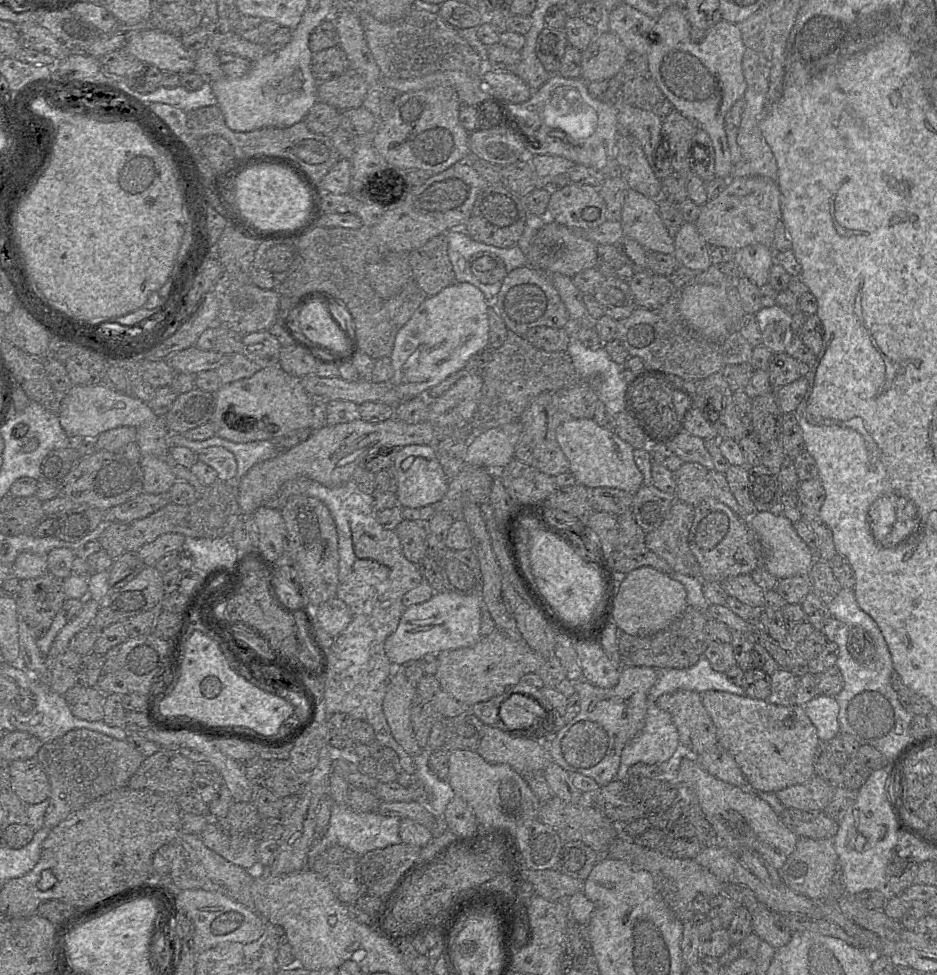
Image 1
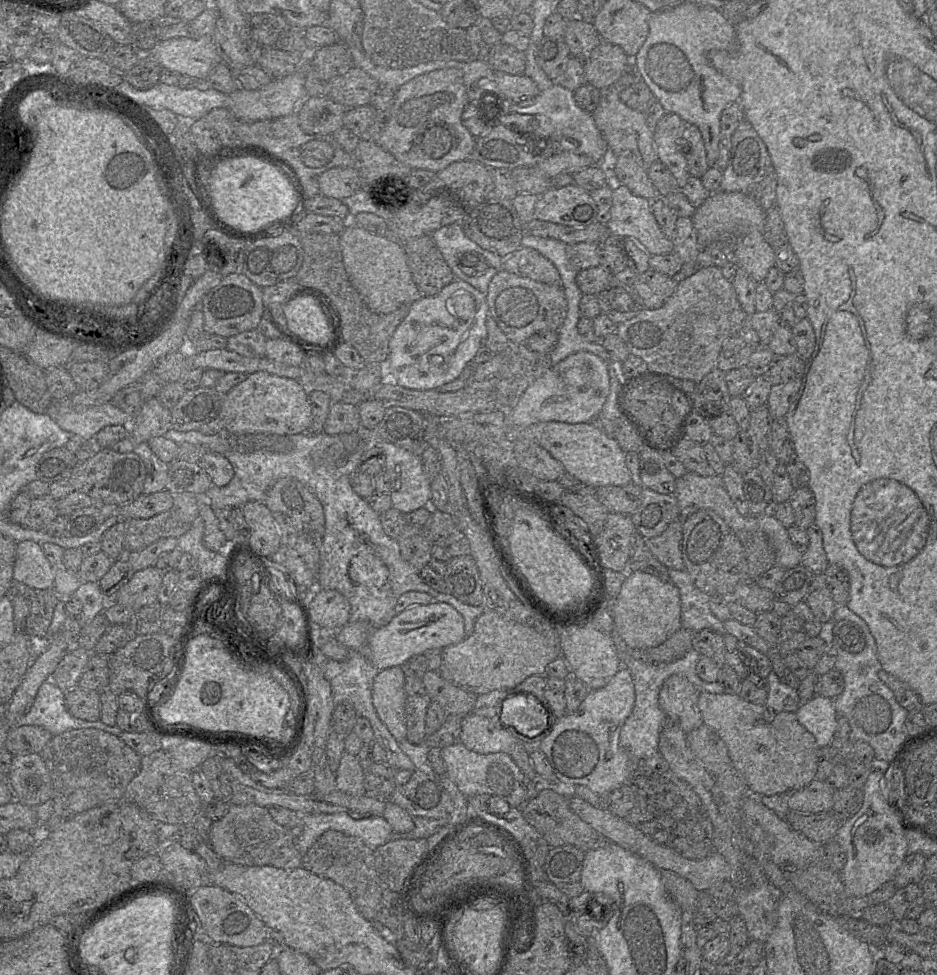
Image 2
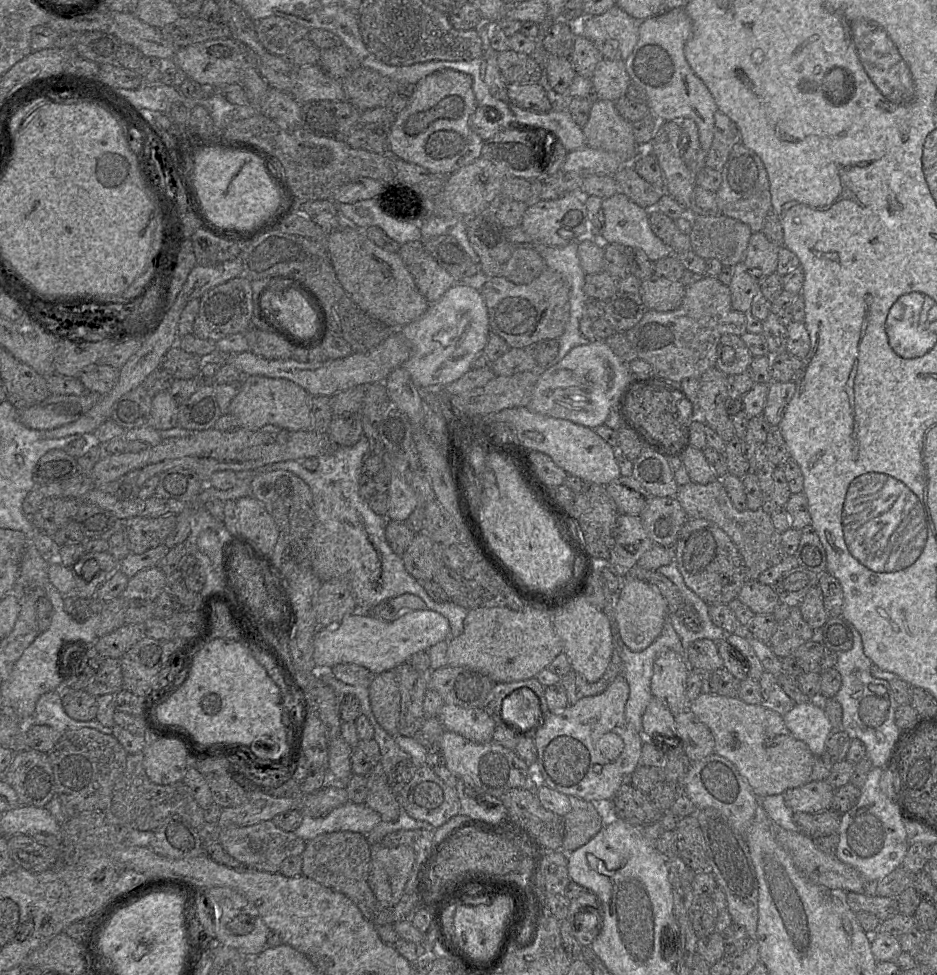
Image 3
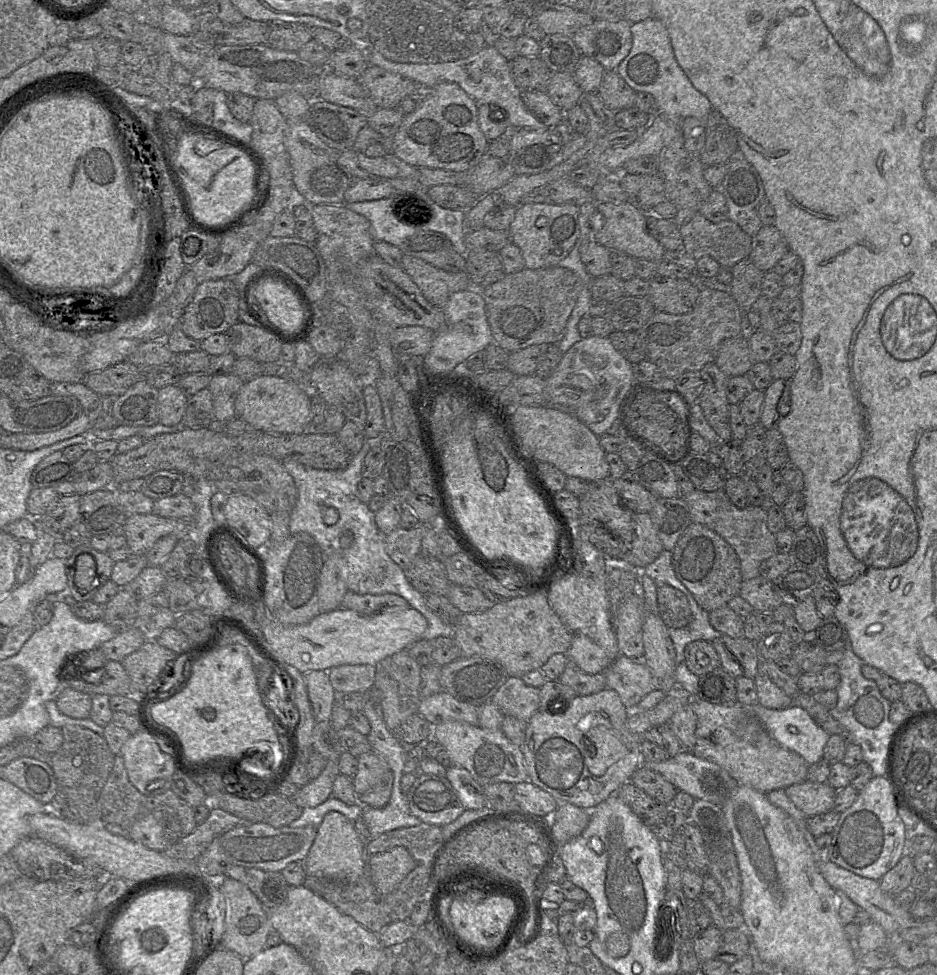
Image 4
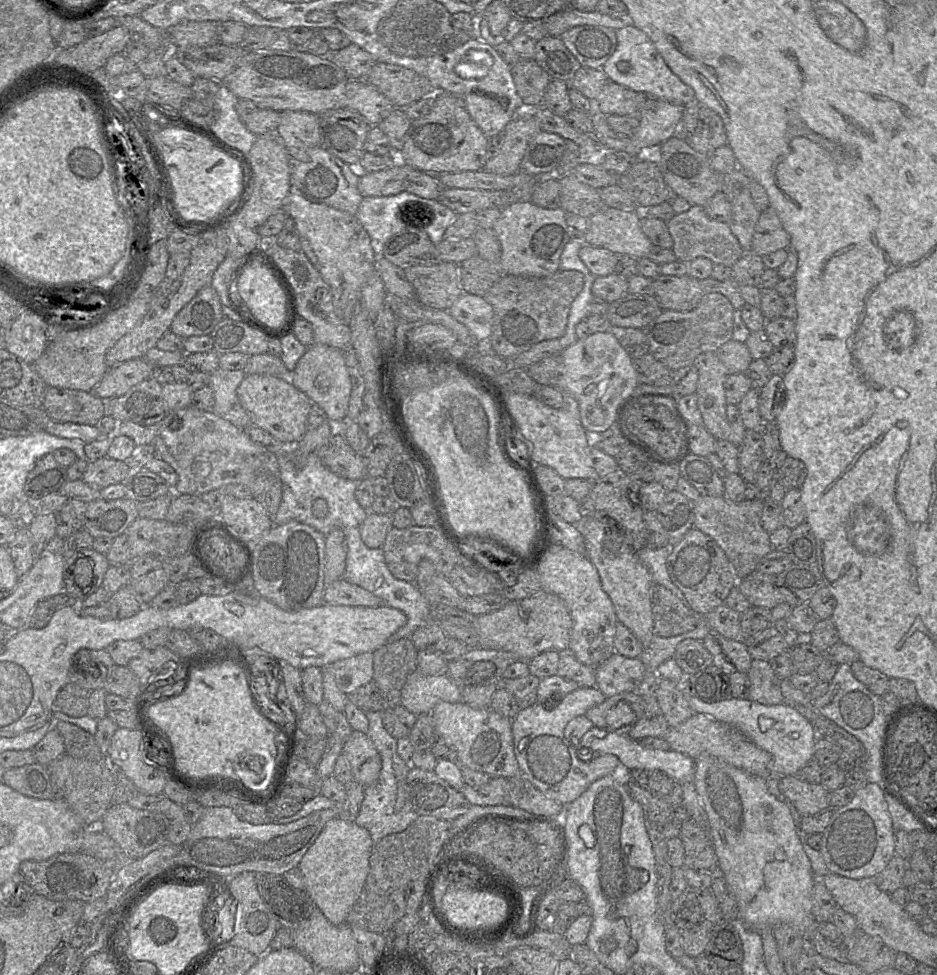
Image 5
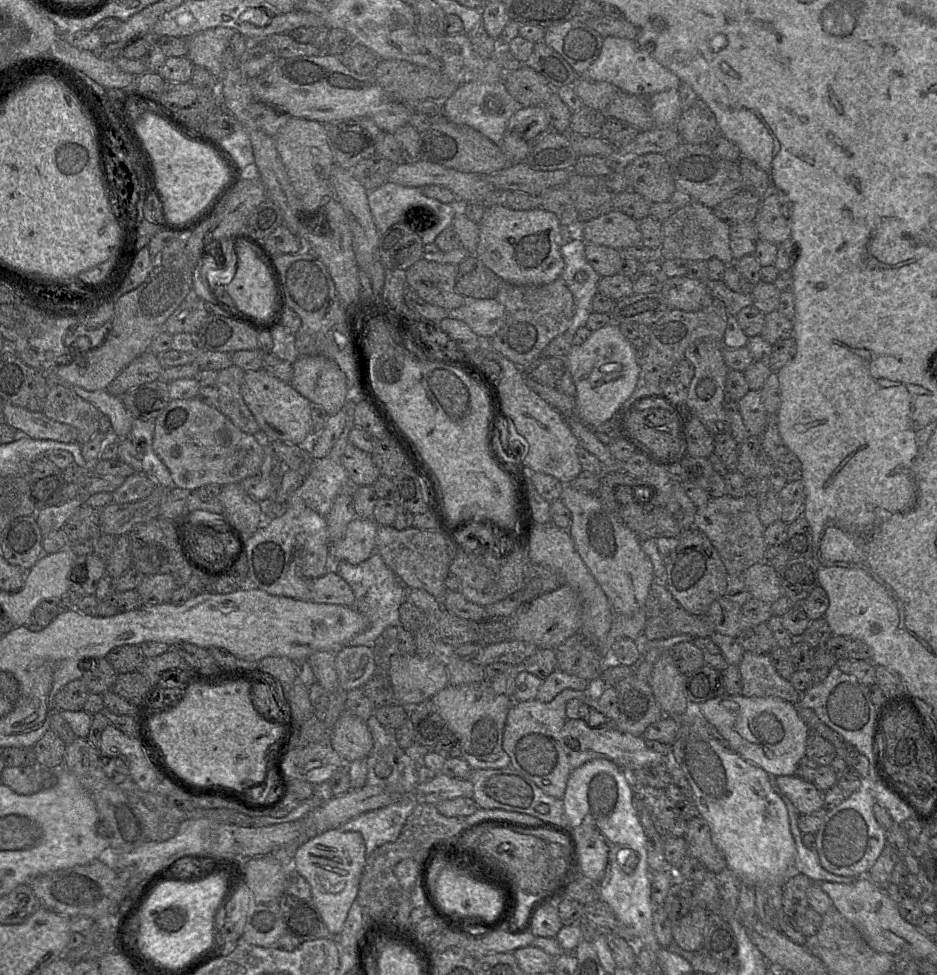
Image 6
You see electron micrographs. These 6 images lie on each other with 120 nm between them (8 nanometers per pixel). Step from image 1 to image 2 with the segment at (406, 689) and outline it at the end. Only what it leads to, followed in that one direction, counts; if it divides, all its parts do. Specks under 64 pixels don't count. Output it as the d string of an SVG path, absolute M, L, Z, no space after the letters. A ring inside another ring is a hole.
M402 666L379 670L372 685L374 709L394 739L406 740L405 679Z

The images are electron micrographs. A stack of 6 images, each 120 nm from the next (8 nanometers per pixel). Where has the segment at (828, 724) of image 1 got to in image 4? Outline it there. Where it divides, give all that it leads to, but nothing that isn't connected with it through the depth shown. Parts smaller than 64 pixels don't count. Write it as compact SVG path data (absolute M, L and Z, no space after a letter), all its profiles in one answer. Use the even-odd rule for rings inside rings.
M759 703L749 707L762 721L772 738L782 747L799 754L809 764L823 759L830 736L802 707L792 704L782 709L768 709Z

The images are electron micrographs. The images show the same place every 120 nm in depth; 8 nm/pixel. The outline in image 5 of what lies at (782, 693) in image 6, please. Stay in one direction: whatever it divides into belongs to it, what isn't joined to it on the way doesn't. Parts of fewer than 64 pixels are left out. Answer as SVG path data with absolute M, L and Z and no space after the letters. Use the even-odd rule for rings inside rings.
M753 659L747 672L750 681L749 699L764 705L784 704L779 679L769 661Z

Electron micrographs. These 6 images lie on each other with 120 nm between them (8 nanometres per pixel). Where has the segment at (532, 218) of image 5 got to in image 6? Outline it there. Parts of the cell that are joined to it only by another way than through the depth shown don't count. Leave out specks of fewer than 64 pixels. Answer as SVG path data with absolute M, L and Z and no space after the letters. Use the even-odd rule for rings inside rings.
M501 205L487 206L478 222L479 242L475 256L504 283L523 286L549 284L561 277L561 224L557 216L543 208L514 210Z

